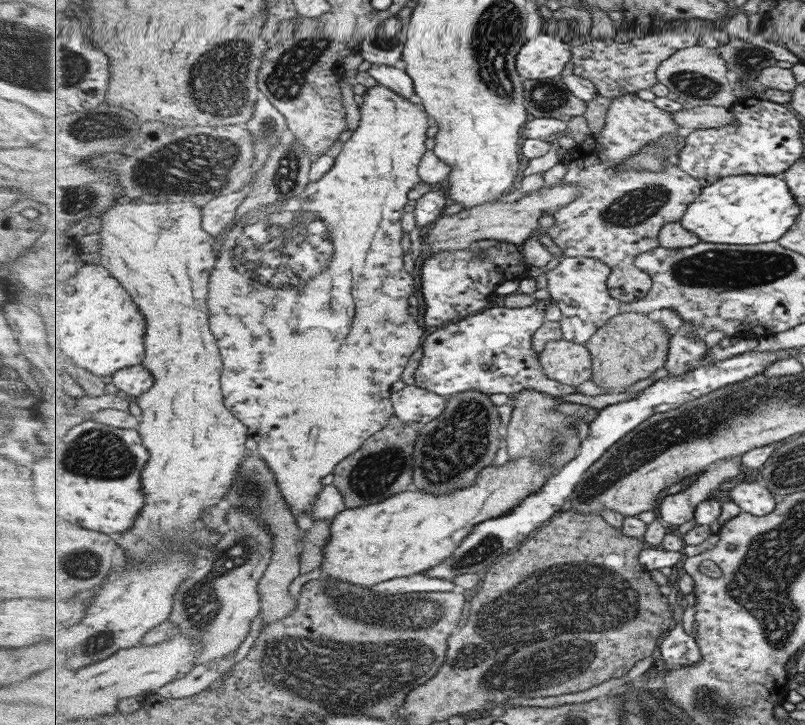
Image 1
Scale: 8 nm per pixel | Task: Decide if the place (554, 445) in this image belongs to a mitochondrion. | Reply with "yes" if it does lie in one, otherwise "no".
yes

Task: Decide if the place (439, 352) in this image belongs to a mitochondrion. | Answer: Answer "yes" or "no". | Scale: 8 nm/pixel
no

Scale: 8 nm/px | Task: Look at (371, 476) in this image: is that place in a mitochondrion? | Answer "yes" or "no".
yes

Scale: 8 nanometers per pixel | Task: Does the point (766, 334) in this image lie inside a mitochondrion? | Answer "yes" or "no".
no

